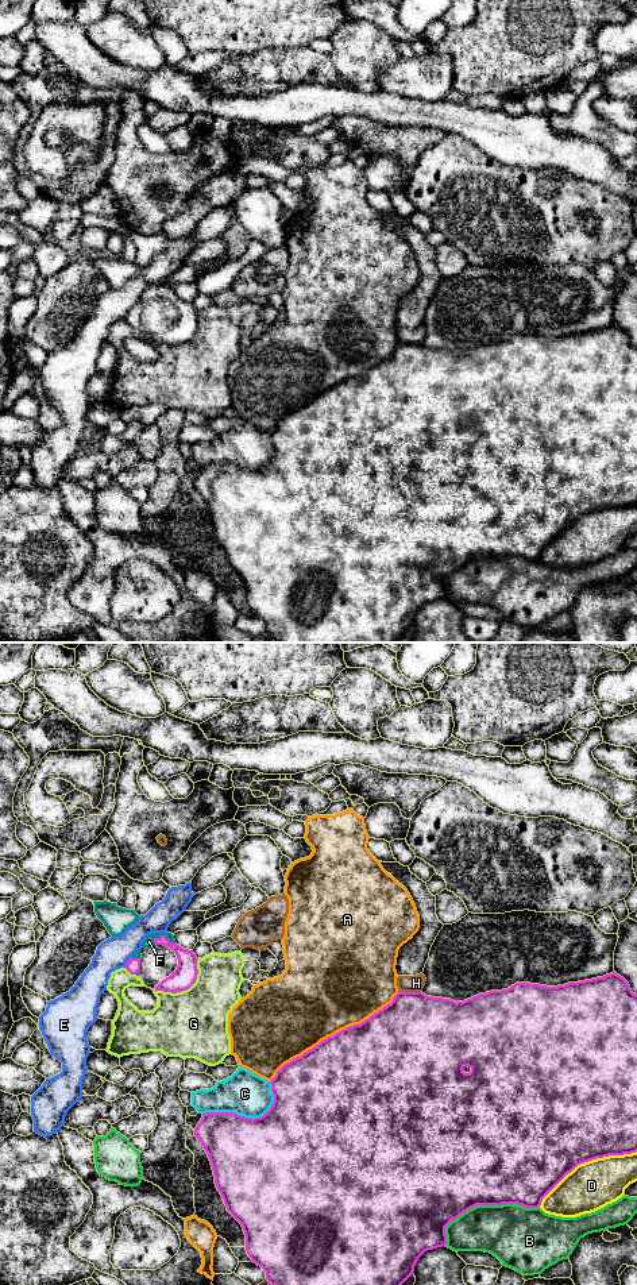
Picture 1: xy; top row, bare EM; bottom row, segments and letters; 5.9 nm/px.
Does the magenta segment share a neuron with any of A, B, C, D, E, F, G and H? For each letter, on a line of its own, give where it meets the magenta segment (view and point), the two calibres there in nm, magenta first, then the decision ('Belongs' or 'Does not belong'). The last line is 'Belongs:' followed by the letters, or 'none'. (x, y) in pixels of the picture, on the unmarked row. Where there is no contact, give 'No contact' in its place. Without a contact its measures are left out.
A: Touches magenta at xy (335, 386). Thickness 500 nm (magenta) against 480 nm. Does not belong
B: Touches magenta at xy (482, 556). Thickness 500 nm (magenta) against 340 nm. Does not belong
C: Touches magenta at xy (247, 470). Thickness 480 nm (magenta) against 260 nm. Does not belong
D: Touches magenta at xy (586, 513). Thickness 500 nm (magenta) against 280 nm. Does not belong
E: Touches magenta at xy (127, 313). Thickness 90 nm (magenta) against 190 nm. Does not belong
F: Touches magenta at xy (163, 288). Thickness 130 nm (magenta) against 60 nm. Belongs
G: Touches magenta at xy (185, 342). Thickness 140 nm (magenta) against 420 nm. Does not belong
H: Touches magenta at xy (409, 344). Thickness 460 nm (magenta) against 100 nm. Does not belong
Belongs: F

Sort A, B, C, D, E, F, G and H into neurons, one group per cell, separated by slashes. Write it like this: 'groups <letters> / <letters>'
groups A / B / C / D / E / F / G / H

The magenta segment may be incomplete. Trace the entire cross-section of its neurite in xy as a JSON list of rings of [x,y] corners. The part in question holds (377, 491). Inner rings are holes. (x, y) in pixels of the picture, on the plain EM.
[[[615,324],[603,329],[547,339],[530,335],[516,335],[507,341],[479,346],[464,354],[432,350],[422,344],[401,344],[393,354],[371,367],[360,377],[350,378],[301,409],[285,416],[270,433],[274,455],[260,470],[244,470],[235,464],[206,464],[194,481],[194,489],[208,506],[215,536],[227,563],[242,576],[246,587],[246,602],[254,616],[266,624],[266,632],[279,642],[395,642],[414,624],[418,610],[428,602],[447,598],[445,579],[460,567],[476,557],[518,556],[525,560],[538,560],[543,551],[578,517],[609,508],[624,508],[637,503],[637,347],[629,335]]]

